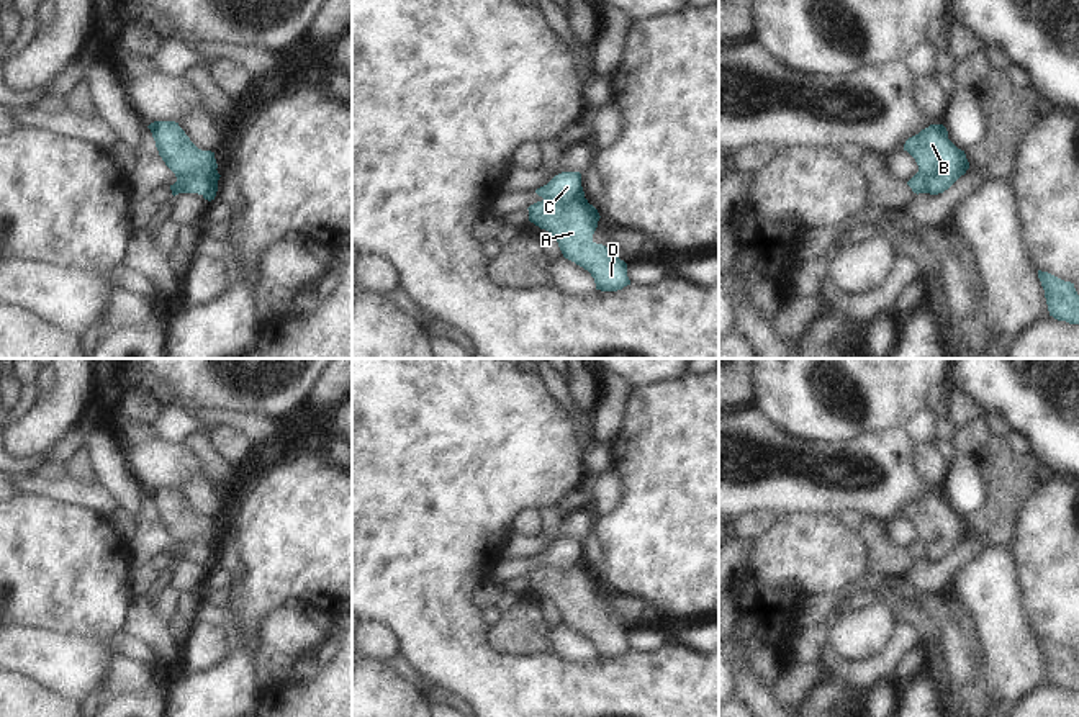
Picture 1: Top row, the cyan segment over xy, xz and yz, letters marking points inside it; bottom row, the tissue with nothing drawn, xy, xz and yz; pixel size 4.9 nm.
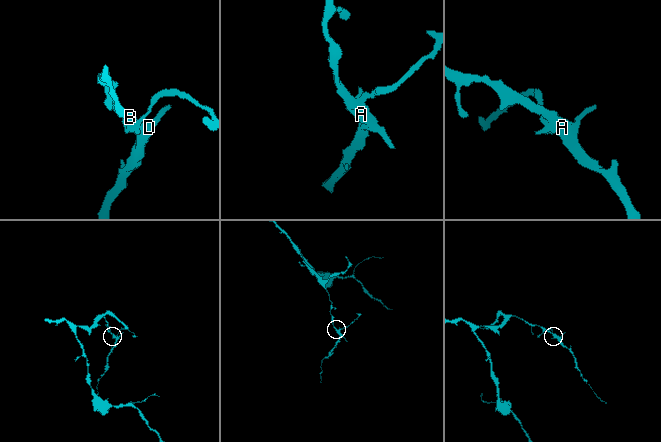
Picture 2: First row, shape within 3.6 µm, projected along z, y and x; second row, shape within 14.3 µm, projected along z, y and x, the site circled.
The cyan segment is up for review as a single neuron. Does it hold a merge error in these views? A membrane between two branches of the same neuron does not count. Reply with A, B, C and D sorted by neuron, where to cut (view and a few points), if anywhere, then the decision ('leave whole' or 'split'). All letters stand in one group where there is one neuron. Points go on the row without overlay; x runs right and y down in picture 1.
A B D / C | xy (218, 544), (187, 541), (177, 545) | split

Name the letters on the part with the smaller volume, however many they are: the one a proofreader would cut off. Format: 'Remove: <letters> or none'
Remove: C

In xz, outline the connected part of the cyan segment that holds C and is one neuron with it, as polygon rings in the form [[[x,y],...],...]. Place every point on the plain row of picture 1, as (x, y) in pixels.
[[[562,539],[547,552],[535,557],[544,566],[553,566],[560,571],[585,566],[580,539]]]

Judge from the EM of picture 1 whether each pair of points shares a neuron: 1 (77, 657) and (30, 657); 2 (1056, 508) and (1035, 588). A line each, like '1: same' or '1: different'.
1: same
2: same

